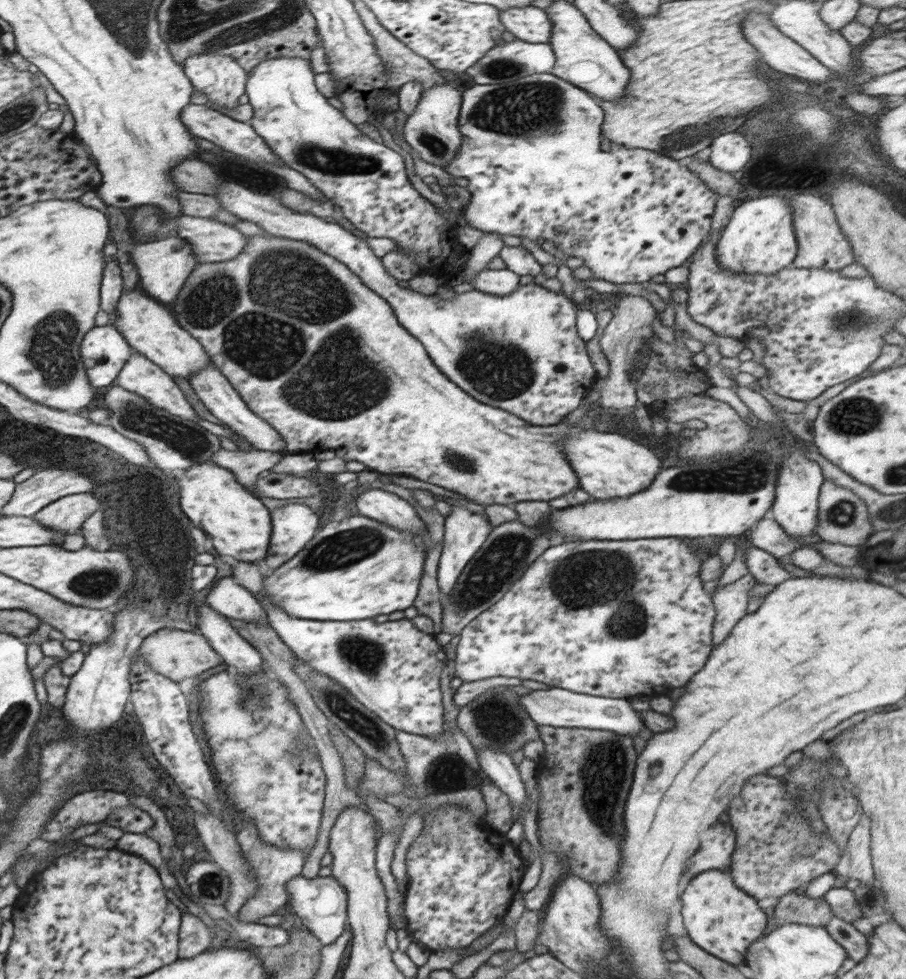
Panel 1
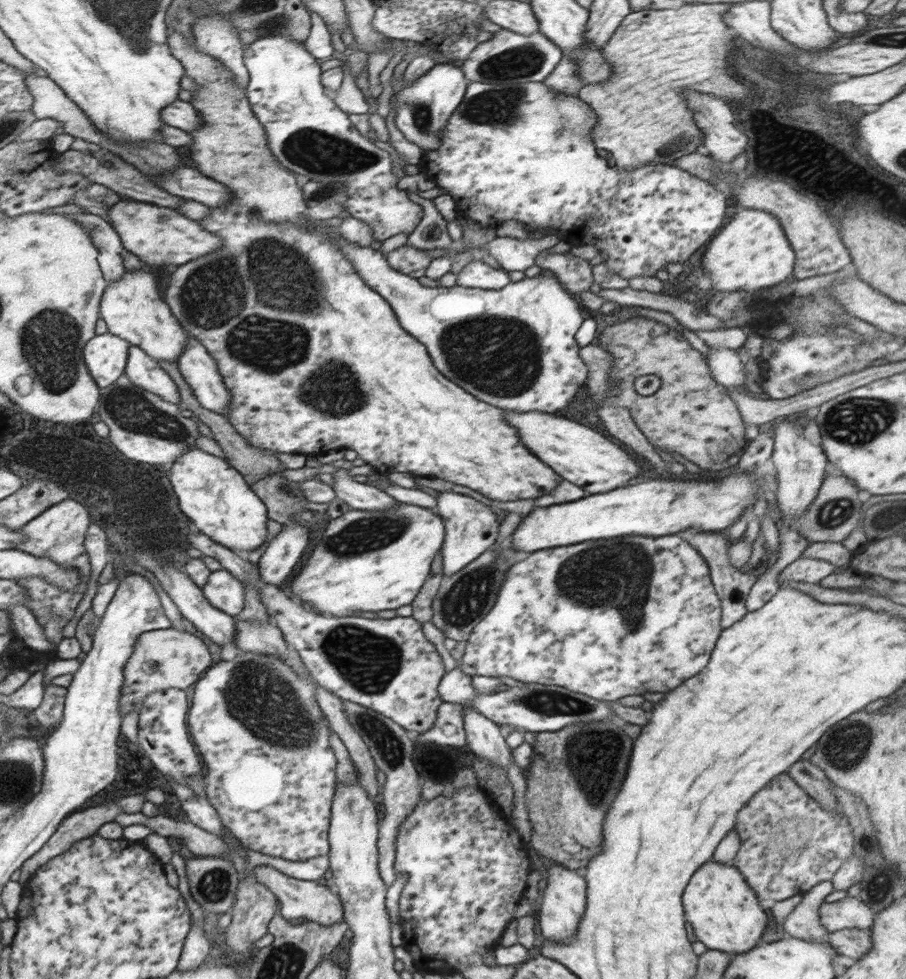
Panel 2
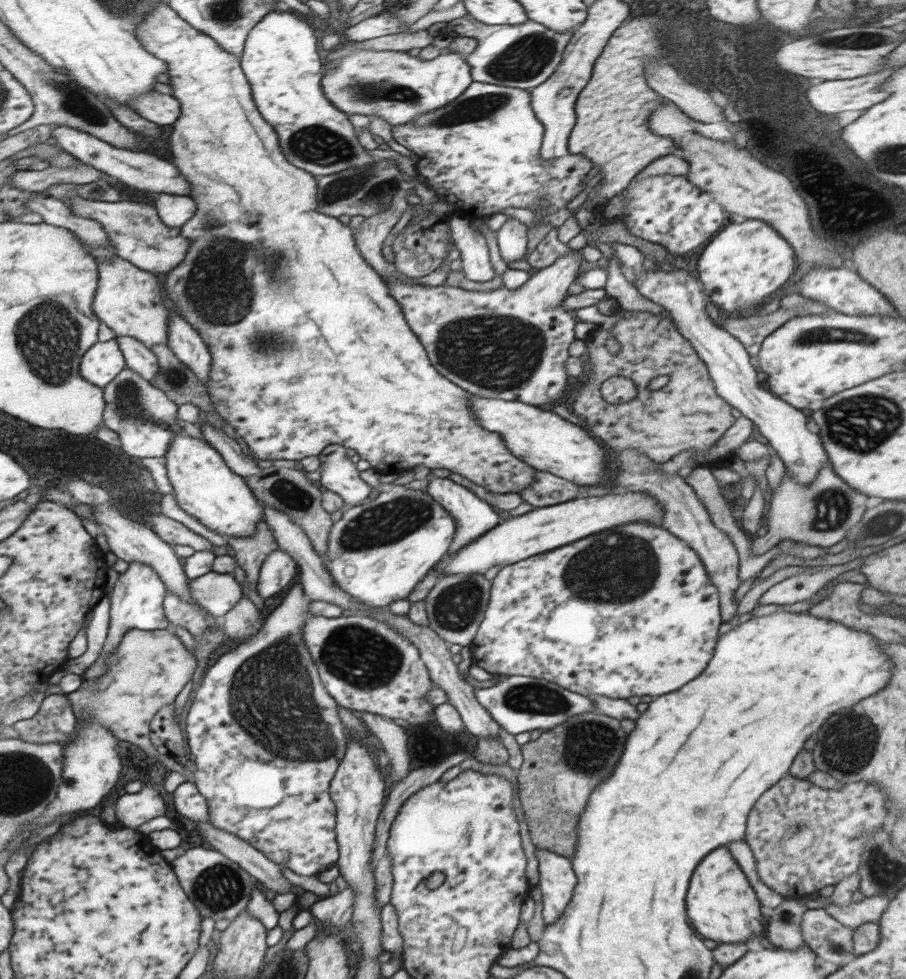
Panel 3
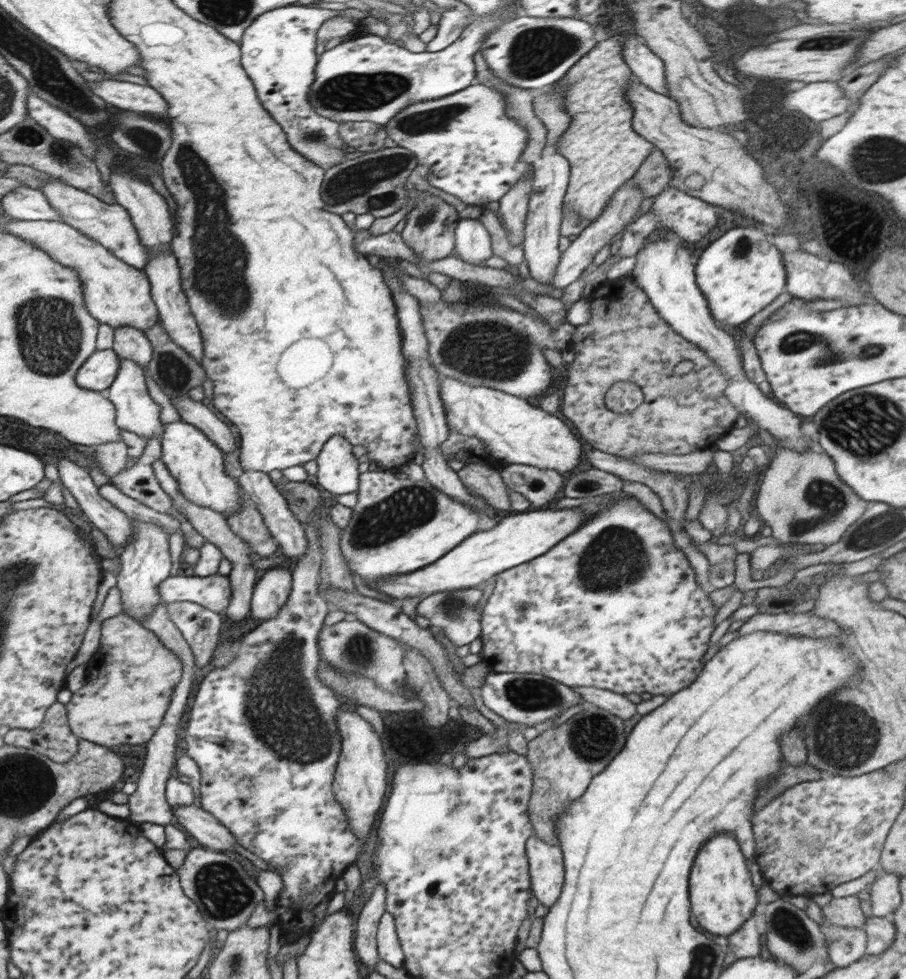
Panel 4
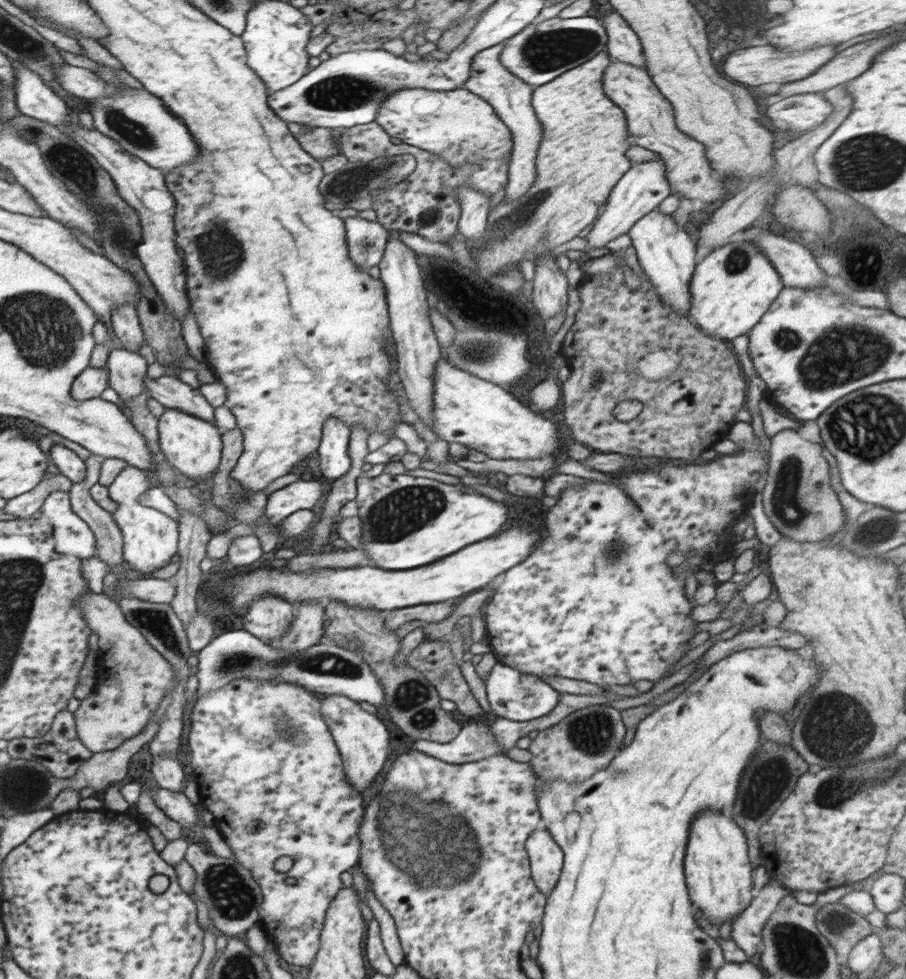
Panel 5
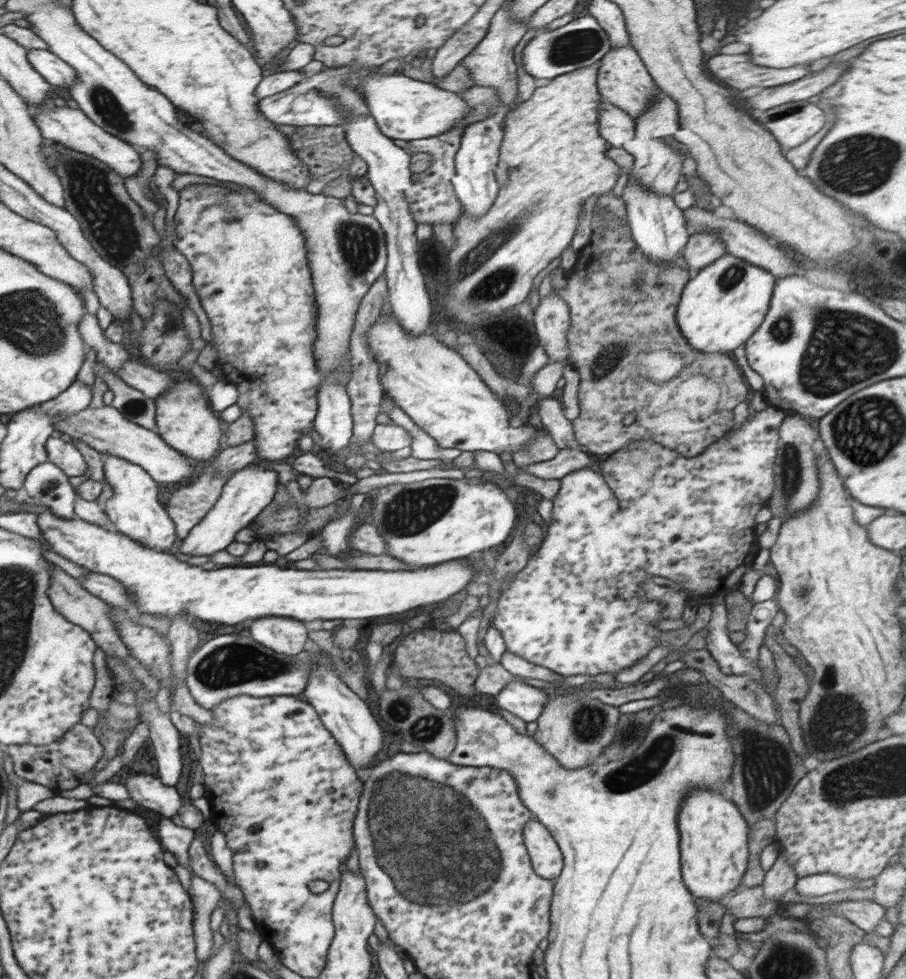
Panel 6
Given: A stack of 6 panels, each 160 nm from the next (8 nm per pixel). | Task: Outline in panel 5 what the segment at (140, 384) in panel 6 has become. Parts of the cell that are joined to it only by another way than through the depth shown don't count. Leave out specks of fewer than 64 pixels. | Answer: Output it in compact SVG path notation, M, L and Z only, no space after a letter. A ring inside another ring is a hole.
M146 375L146 378L144 378L144 387L145 392L154 400L157 400L158 403L164 405L164 407L172 410L180 410L180 412L192 414L192 416L196 416L200 420L206 420L215 424L215 409L206 401L206 398L201 394L201 390L184 384L179 378L163 375L160 378L152 380L152 378Z

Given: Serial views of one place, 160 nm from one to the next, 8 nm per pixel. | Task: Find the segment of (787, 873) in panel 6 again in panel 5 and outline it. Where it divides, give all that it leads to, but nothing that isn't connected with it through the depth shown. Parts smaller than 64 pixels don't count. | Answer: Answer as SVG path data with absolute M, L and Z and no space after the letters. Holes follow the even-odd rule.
M770 879L766 887L756 893L751 903L735 918L731 938L749 958L761 950L765 924L782 898L790 893L782 884Z

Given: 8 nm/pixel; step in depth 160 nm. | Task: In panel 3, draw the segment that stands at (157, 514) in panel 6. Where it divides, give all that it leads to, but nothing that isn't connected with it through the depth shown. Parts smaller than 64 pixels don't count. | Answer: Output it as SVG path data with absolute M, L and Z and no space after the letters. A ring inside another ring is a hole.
M141 562L129 563L128 569L119 574L113 589L107 593L111 599L108 635L102 647L102 652L82 675L84 681L95 681L100 675L105 675L105 672L109 669L107 668L107 658L113 655L115 648L124 638L126 631L130 629L156 631L158 629L171 628L163 609L166 591L167 586L151 566Z

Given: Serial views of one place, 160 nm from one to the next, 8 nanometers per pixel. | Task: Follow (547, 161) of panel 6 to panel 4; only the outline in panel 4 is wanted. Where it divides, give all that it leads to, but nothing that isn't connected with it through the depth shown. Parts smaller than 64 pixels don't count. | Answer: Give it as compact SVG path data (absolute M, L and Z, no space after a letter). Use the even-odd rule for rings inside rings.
M614 31L614 34L614 39L598 42L586 56L583 56L556 82L557 84L565 84L563 103L565 112L571 116L569 125L556 142L557 153L564 156L571 165L563 212L573 210L578 216L587 218L587 220L595 220L601 214L609 203L609 198L627 180L633 178L646 155L656 150L654 145L646 141L646 138L642 138L637 132L634 132L632 126L633 108L627 102L625 92L629 82L635 77L621 53L624 35L620 35L619 31Z

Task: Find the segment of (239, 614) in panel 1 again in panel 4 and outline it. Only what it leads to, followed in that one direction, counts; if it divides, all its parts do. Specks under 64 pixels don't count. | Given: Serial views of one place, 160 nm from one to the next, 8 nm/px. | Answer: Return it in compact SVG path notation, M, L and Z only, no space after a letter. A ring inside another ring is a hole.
M182 572L170 575L157 586L159 597L168 602L195 602L221 615L231 601L231 582L219 573L196 577Z

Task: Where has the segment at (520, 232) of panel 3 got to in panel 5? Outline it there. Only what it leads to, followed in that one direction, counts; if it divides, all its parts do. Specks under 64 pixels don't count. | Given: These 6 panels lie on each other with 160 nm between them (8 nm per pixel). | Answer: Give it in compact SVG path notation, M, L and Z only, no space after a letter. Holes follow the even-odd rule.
M498 43L477 52L471 60L470 76L464 83L464 88L488 102L512 133L514 146L509 161L508 182L504 198L512 202L528 192L535 181L536 155L542 142L542 125L531 103L534 87L512 74L501 63L500 57L504 45L504 43Z

